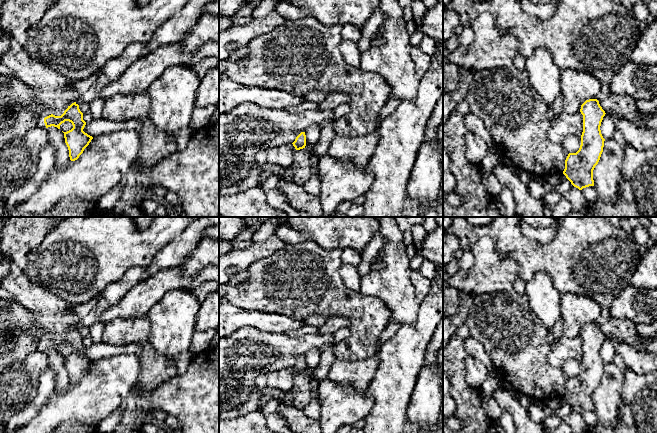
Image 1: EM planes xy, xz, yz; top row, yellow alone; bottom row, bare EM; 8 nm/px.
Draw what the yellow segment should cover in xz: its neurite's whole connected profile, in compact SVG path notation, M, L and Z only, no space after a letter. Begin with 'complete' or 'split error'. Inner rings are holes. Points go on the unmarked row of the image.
split error; M301 356L292 368L271 370L262 373L255 379L255 387L257 389L275 388L282 391L291 390L294 377L297 374L303 373L306 370L305 356Z

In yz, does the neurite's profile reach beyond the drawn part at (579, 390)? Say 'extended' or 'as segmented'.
extended

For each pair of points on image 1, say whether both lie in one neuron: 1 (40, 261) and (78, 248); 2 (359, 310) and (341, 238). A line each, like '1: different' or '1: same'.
1: same
2: different

